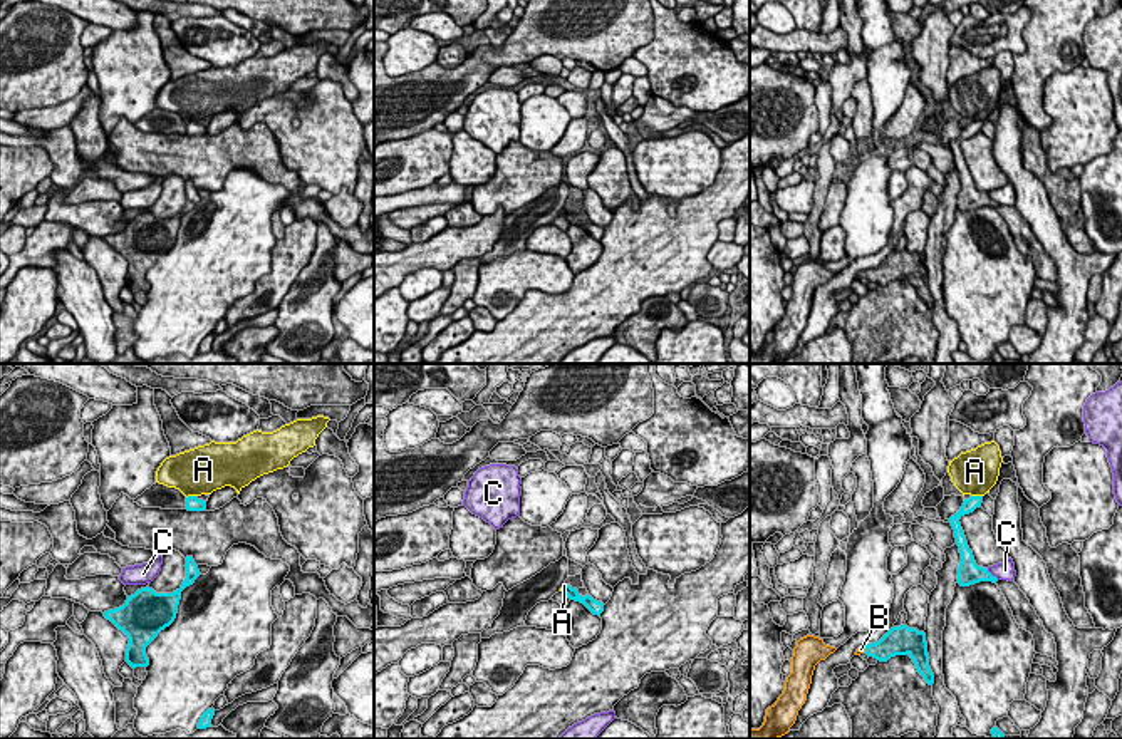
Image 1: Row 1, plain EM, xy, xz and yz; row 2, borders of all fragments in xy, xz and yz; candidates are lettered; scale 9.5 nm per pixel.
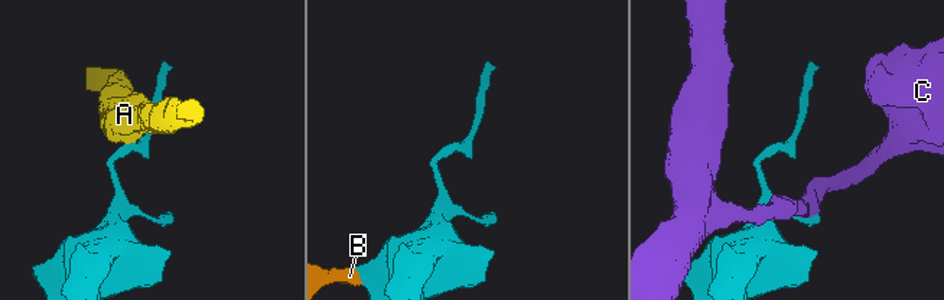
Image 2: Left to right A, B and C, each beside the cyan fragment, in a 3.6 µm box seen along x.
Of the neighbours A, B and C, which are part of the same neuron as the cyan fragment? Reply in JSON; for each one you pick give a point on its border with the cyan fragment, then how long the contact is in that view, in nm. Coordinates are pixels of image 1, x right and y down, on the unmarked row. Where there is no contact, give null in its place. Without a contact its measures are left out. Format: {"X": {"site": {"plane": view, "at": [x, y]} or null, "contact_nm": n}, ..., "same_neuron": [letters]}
{"B": {"site": {"plane": "yz", "at": [866, 273]}, "contact_nm": 70}, "same_neuron": ["B"]}

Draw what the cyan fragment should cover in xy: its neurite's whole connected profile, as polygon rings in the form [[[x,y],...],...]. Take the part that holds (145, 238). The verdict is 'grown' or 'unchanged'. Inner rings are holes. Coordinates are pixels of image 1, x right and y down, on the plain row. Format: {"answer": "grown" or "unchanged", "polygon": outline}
{"answer": "unchanged", "polygon": [[[186,181],[184,191],[186,203],[179,214],[156,218],[146,211],[127,221],[122,231],[104,236],[104,241],[127,260],[126,287],[132,293],[149,290],[146,271],[174,246],[181,216],[201,199],[193,181]]]}

